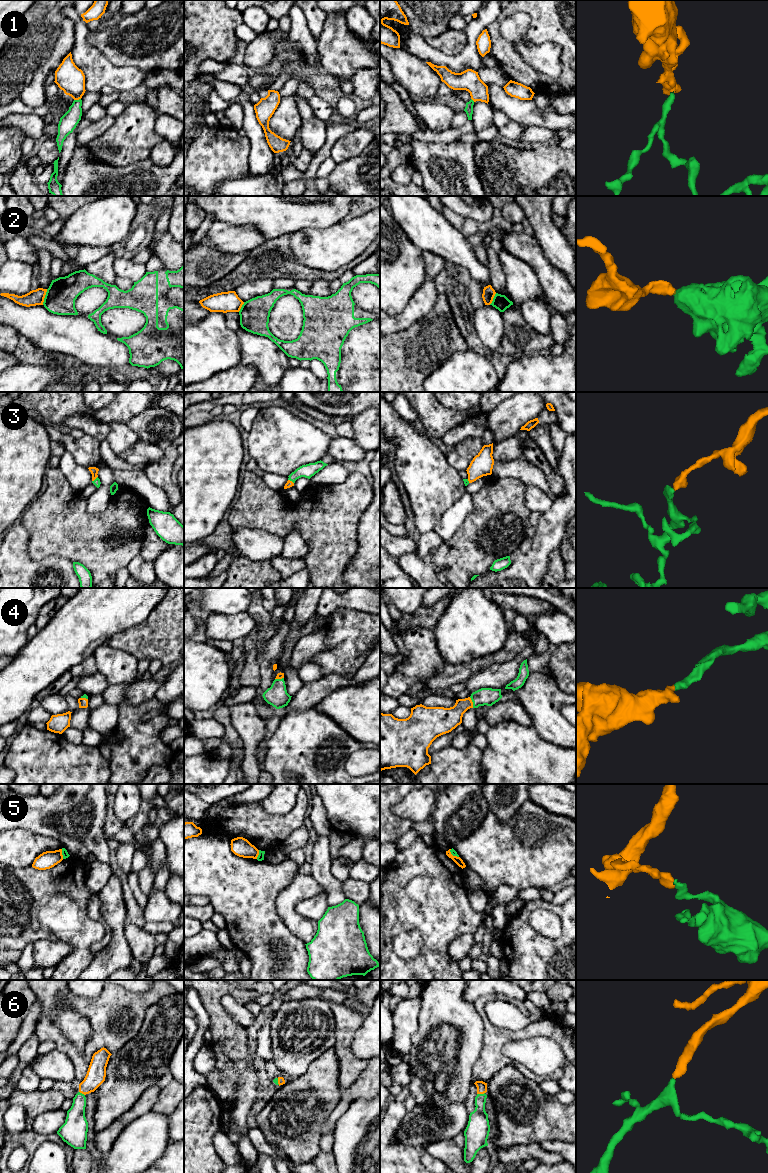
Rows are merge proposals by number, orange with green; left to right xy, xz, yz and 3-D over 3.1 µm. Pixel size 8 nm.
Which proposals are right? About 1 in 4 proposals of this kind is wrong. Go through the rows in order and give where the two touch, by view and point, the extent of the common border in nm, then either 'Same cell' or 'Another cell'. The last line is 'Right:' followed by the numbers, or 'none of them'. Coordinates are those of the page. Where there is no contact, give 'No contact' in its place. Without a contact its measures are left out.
1: Touches orange at xy (77, 99). Shared border 60 nm. Same cell
2: Touches orange at xy (44, 297). Shared border 130 nm. Another cell
3: Touches orange at xy (94, 479). Shared border 60 nm. Same cell
4: Touches orange at yz (472, 702). Shared border 90 nm. Same cell
5: Touches orange at xz (258, 854). Shared border 80 nm. Another cell
6: Touches orange at yz (480, 1093). Shared border 70 nm. Same cell
Right: 1, 3, 4, 6

